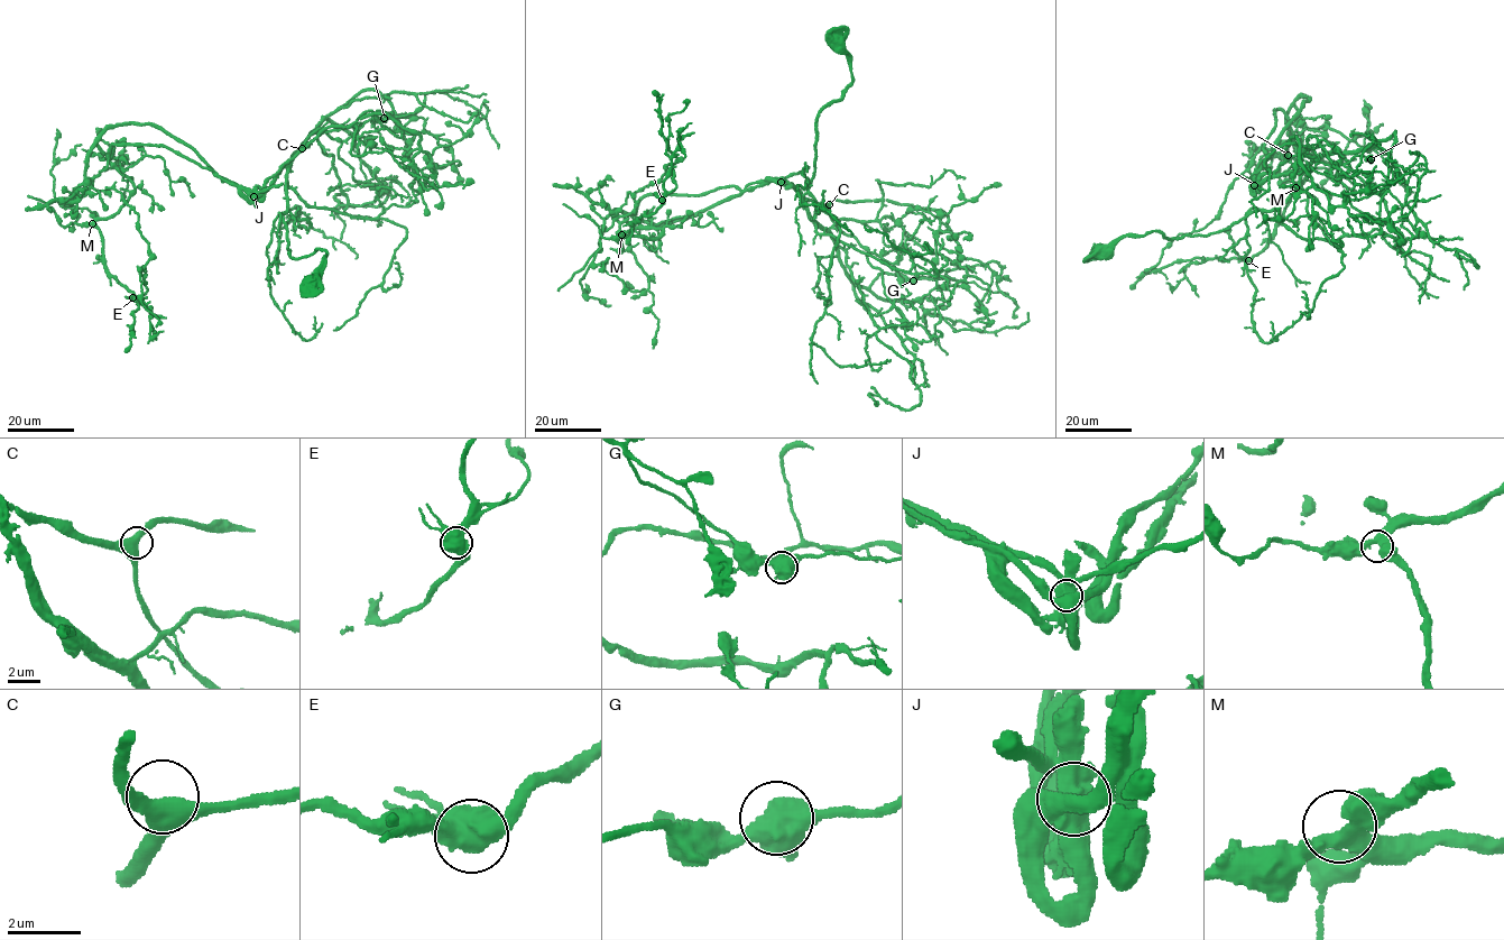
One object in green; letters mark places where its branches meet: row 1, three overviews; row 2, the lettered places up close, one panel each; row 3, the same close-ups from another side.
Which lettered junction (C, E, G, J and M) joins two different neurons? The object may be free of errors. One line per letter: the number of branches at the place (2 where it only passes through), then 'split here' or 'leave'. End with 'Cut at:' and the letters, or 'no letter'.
C: 3 | leave
E: 3 | leave
G: 3 | leave
J: 3 | split here
M: 3 | leave
Cut at: J

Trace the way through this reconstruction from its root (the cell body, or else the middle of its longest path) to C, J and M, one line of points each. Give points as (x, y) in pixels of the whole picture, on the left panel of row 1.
C: (308, 279), (325, 251), (291, 256), (280, 213), (287, 208), (287, 167), (263, 193), (268, 178), (302, 148)
J: (308, 279), (325, 251), (291, 256), (280, 213), (287, 208), (287, 167), (254, 196)
M: (308, 279), (325, 251), (291, 256), (285, 166), (256, 195), (164, 146), (113, 144), (134, 192), (92, 223)

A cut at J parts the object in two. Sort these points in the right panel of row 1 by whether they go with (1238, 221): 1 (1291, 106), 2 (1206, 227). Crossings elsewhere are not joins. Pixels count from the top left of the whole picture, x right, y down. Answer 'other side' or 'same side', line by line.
1: other side
2: other side

